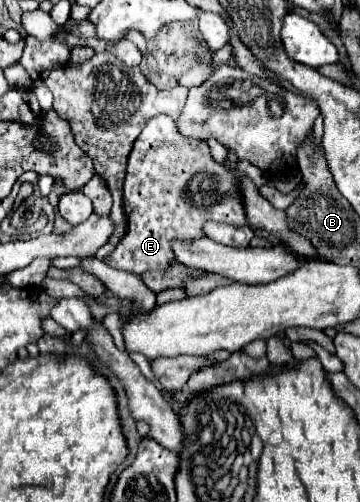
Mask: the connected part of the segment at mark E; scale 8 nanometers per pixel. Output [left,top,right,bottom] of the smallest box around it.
[105,116,245,274]

